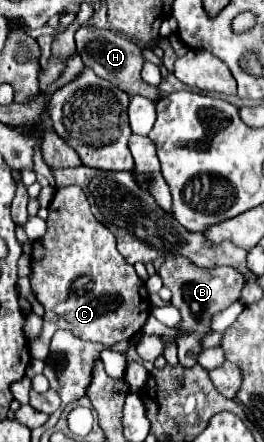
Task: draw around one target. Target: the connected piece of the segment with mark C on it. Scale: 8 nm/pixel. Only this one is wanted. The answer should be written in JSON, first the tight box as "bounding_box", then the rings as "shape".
{"bounding_box":[31,187,151,359],"shape":[[[77,187],[57,189],[47,217],[47,233],[45,239],[37,239],[33,243],[33,261],[31,261],[31,287],[35,291],[37,301],[45,309],[43,329],[35,341],[31,341],[31,355],[37,359],[47,357],[47,345],[57,329],[67,329],[83,341],[103,343],[105,347],[131,339],[139,333],[151,313],[151,301],[145,289],[145,283],[137,277],[135,269],[121,257],[115,247],[115,237],[101,225],[89,207],[85,193]]]}

